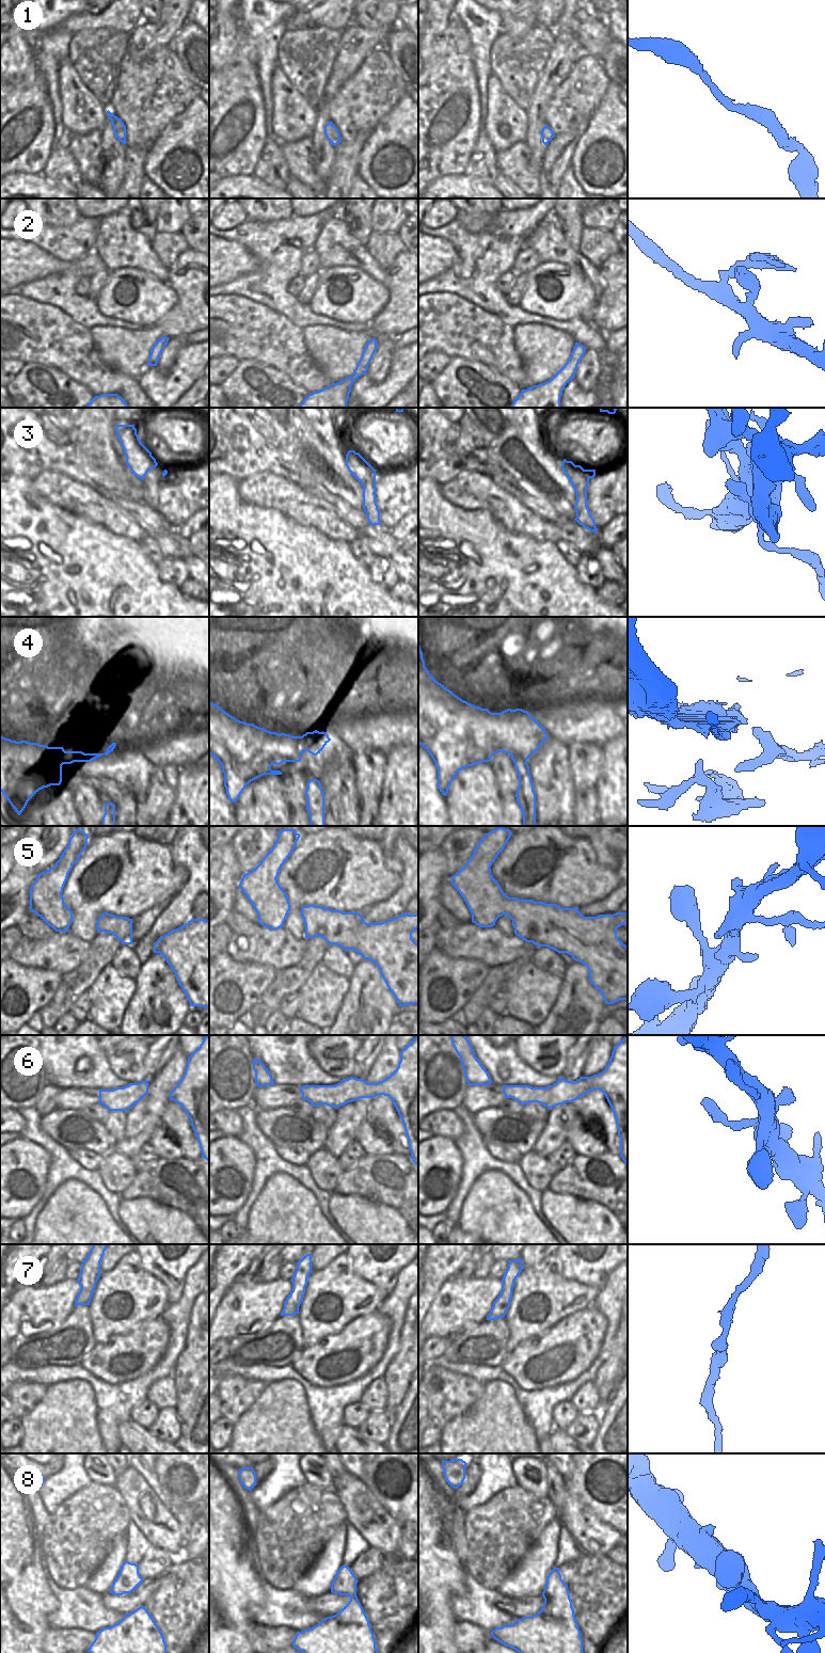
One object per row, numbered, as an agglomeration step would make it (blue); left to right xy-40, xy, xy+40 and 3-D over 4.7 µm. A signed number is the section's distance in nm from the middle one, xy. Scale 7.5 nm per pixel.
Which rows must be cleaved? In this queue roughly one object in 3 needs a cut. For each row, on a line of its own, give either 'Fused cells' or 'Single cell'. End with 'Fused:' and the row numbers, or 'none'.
1: Single cell
2: Single cell
3: Fused cells
4: Fused cells
5: Fused cells
6: Single cell
7: Single cell
8: Single cell
Fused: 3, 4, 5.

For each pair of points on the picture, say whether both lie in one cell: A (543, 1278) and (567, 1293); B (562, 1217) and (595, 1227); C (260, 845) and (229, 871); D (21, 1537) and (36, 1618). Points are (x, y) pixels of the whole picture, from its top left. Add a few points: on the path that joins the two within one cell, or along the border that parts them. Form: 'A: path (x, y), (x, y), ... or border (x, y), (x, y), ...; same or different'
A: path (549, 1284), (558, 1293), (561, 1293); same
B: path (570, 1217), (587, 1227); same
C: border (231, 843), (240, 870), (243, 873); different
D: path (19, 1557), (19, 1598); same

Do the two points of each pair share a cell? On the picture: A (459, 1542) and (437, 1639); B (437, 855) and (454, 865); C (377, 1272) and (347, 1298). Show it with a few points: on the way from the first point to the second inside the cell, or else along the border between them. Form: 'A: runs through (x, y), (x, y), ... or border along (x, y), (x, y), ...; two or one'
A: border along (451, 1528), (454, 1551), (464, 1572); two
B: border along (441, 846), (447, 867), (446, 877); two
C: border along (350, 1261), (358, 1274), (376, 1285), (386, 1296); two

